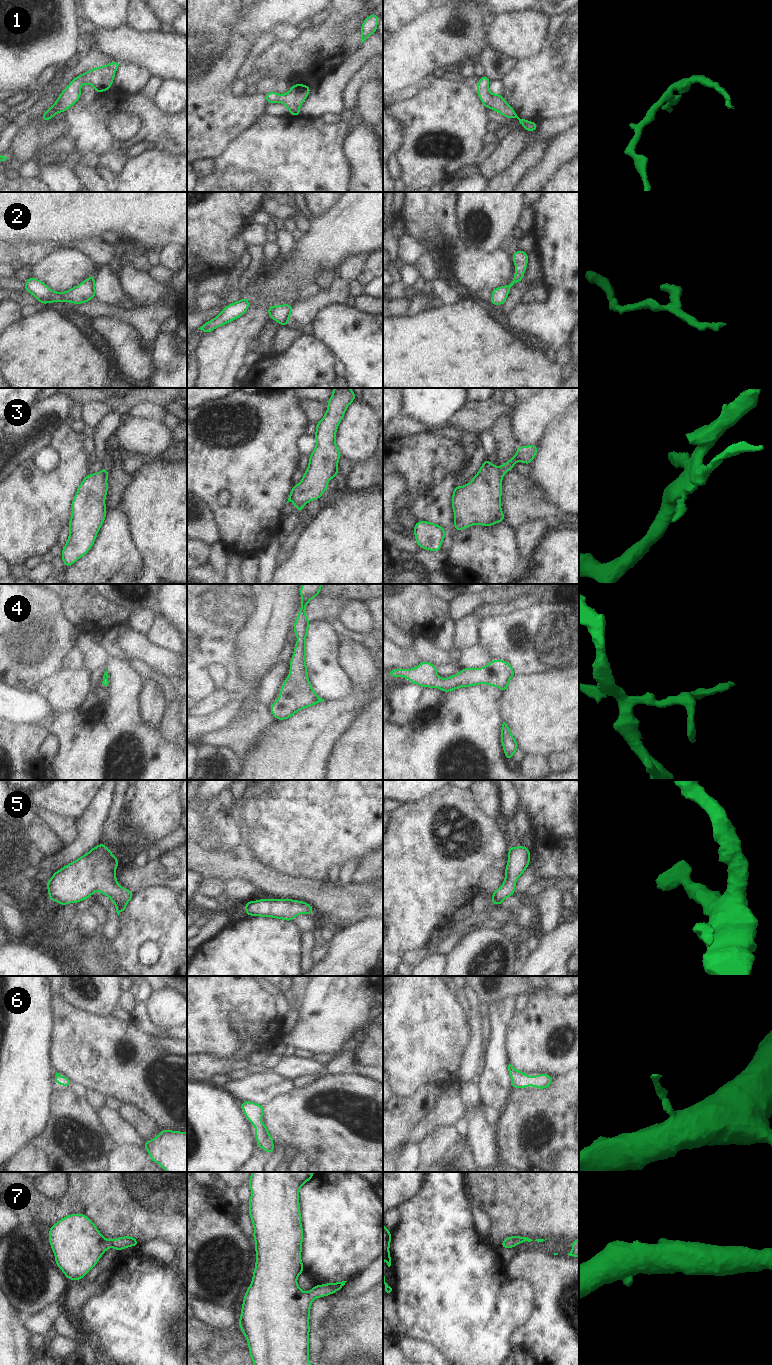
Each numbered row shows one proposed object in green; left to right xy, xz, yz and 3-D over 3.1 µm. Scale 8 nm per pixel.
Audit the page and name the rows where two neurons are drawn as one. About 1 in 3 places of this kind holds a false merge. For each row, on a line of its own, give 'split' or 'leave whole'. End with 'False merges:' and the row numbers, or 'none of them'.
1: leave whole
2: leave whole
3: split
4: leave whole
5: leave whole
6: leave whole
7: leave whole
False merges: 3

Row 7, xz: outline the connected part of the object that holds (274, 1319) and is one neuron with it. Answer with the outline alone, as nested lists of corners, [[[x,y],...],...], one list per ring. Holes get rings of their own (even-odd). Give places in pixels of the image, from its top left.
[[[251,1172],[248,1185],[251,1198],[248,1201],[249,1215],[254,1227],[257,1259],[251,1285],[248,1287],[241,1308],[239,1326],[245,1336],[253,1365],[311,1365],[309,1361],[309,1320],[311,1303],[315,1298],[334,1294],[347,1281],[314,1285],[309,1292],[302,1291],[297,1277],[304,1271],[301,1260],[303,1227],[299,1206],[299,1189],[315,1172]]]

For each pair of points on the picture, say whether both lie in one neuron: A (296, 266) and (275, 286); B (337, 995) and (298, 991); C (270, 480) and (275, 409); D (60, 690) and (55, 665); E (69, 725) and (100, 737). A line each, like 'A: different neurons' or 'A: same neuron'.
A: same neuron
B: different neurons
C: same neuron
D: different neurons
E: same neuron

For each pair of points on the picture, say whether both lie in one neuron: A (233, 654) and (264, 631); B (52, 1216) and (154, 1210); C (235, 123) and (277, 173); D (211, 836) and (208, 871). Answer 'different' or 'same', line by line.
A: different
B: same
C: different
D: different

